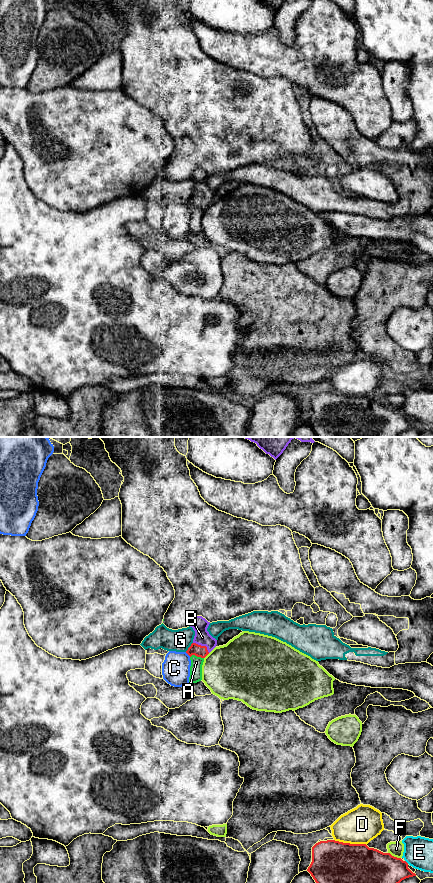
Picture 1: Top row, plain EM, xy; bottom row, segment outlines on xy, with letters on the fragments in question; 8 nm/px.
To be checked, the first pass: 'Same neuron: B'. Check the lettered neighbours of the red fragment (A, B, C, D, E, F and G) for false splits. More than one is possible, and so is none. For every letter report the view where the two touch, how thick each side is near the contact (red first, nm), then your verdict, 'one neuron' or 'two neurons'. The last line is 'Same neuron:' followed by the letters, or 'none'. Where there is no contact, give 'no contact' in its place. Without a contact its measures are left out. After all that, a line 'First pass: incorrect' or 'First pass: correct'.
A: contact in xy; calibres 100 and 100 nm; two neurons
B: contact in xy; calibres 100 and 130 nm; one neuron
C: contact in xy; calibres 100 and 220 nm; two neurons
D: contact in xy; calibres 340 and 300 nm; two neurons
E: contact in xy; calibres 260 and 240 nm; two neurons
F: contact in xy; calibres 280 and 120 nm; two neurons
G: contact in xy; calibres 100 and 180 nm; two neurons
Same neuron: B
First pass: correct

